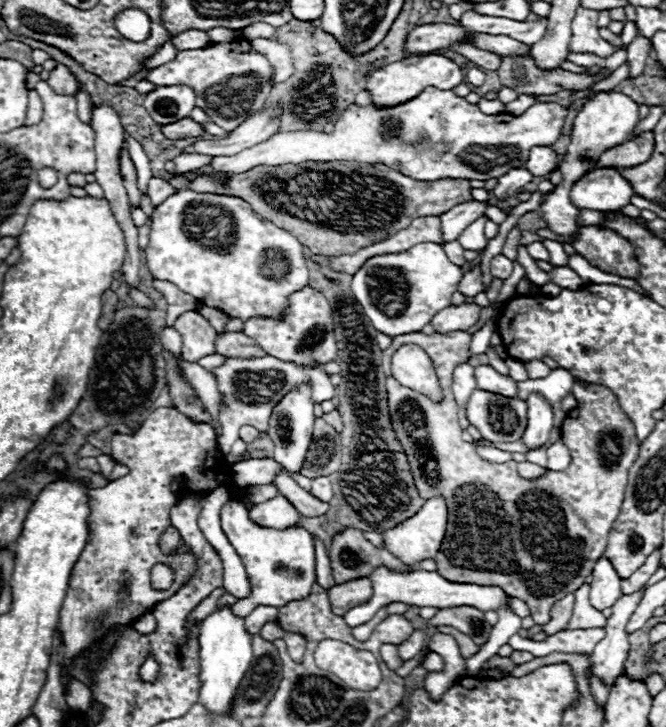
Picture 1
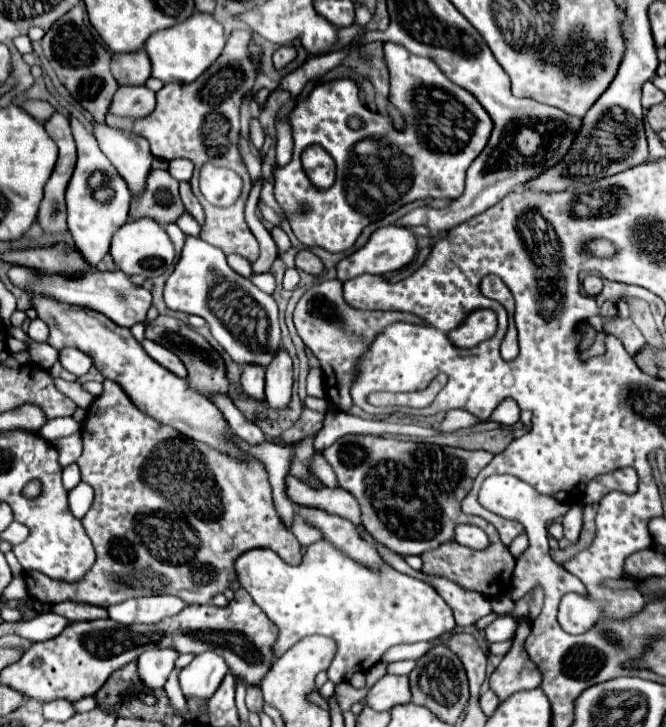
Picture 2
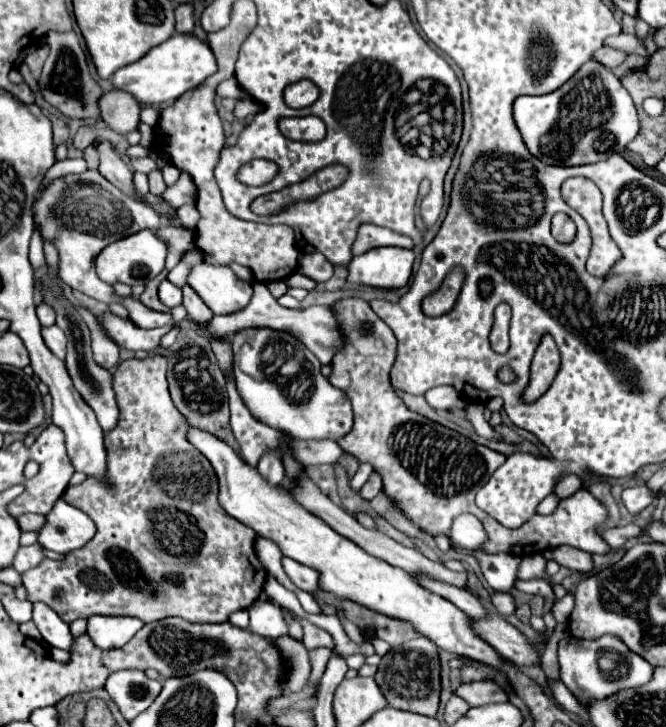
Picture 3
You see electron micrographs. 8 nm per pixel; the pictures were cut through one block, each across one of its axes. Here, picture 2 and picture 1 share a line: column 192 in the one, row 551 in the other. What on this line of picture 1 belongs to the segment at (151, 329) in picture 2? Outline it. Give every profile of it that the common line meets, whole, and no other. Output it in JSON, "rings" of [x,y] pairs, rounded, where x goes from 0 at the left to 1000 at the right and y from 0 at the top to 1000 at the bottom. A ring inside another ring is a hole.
{"rings":[[[520,726],[520,732],[502,737],[492,765],[505,803],[517,803],[535,795],[550,795],[568,779],[580,779],[595,787],[622,784],[622,779],[610,779],[580,754],[568,754],[556,748],[547,740],[547,735],[532,726]]]}

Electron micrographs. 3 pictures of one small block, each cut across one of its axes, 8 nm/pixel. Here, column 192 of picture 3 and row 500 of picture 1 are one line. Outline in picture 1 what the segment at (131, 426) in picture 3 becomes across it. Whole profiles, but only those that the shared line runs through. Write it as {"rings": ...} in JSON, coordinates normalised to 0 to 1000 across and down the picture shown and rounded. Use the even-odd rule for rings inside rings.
{"rings":[[[619,457],[610,462],[589,465],[589,473],[574,481],[574,506],[580,512],[580,536],[583,536],[583,558],[589,583],[595,591],[598,605],[604,608],[607,622],[616,633],[616,646],[622,649],[622,660],[628,666],[628,677],[634,682],[649,685],[664,680],[673,691],[673,726],[670,740],[664,746],[664,757],[652,768],[658,776],[658,790],[670,792],[670,798],[682,801],[709,801],[709,803],[748,803],[763,820],[781,823],[796,834],[796,847],[805,858],[826,856],[826,836],[835,825],[847,823],[850,817],[868,812],[880,792],[889,790],[892,773],[907,762],[913,748],[913,735],[919,729],[922,715],[931,707],[934,685],[943,663],[943,646],[952,638],[961,608],[955,605],[952,583],[946,580],[943,569],[931,561],[928,547],[922,539],[901,528],[874,531],[865,539],[868,558],[856,564],[841,586],[844,605],[850,608],[859,635],[847,649],[823,649],[808,660],[787,660],[778,646],[775,635],[733,635],[715,624],[706,608],[691,605],[691,586],[685,572],[685,550],[679,542],[679,512],[688,501],[703,498],[706,492],[706,468],[691,468],[691,462],[709,462],[703,457],[673,457],[673,459],[637,459]],[[598,473],[628,473],[646,490],[667,550],[664,556],[646,553],[640,545],[631,545],[622,536],[607,534],[598,528],[586,514],[586,490],[598,481]]]}

